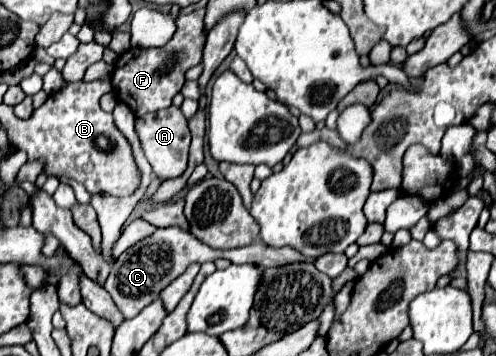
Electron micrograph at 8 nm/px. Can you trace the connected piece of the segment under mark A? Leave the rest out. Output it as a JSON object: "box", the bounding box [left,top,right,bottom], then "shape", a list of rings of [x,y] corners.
{"box":[135,105,191,179],"shape":[[[171,105],[167,109],[157,111],[157,113],[147,113],[135,121],[135,131],[143,143],[145,157],[151,163],[157,177],[173,179],[173,177],[183,175],[183,171],[187,169],[187,153],[189,153],[191,135],[189,135],[187,119],[183,117],[181,109]]]}

